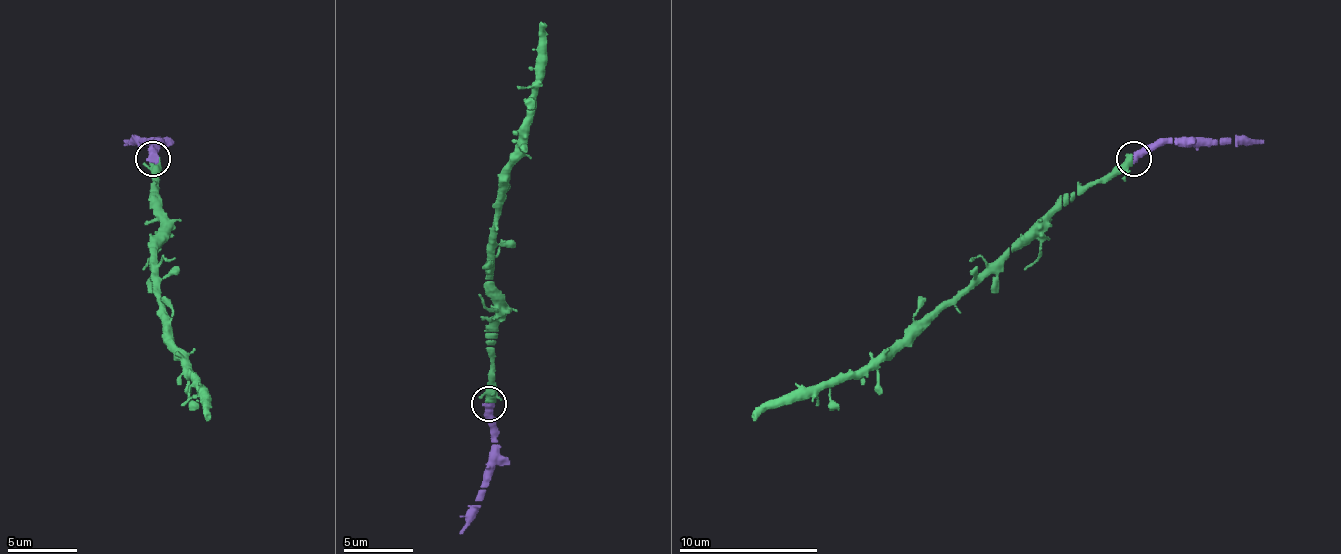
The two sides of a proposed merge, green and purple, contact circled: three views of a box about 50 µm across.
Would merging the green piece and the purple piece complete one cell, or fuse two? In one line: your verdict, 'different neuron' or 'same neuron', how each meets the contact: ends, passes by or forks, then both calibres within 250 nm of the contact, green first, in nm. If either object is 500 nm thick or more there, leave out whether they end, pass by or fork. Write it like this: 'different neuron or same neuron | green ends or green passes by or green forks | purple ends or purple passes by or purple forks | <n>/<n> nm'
same neuron | 460/550 nm

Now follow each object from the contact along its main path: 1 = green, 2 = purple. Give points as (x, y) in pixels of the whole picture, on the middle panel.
1: (488, 402), (491, 232), (498, 177), (526, 128), (536, 83), (540, 21)
2: (488, 402), (491, 479), (477, 500), (477, 514), (460, 534)

